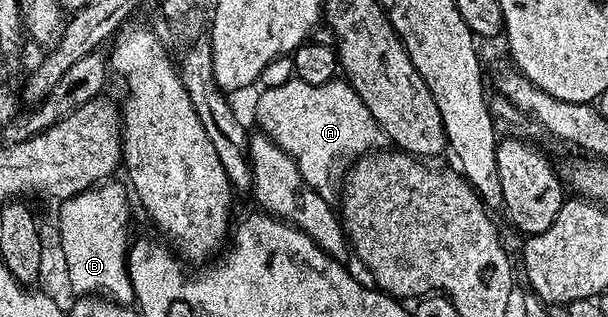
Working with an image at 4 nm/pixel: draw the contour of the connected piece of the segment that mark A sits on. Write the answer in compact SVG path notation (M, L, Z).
M290 78L282 85L276 85L268 88L263 88L256 101L256 107L254 109L256 113L256 123L263 134L269 135L274 141L274 145L278 145L282 148L287 155L298 165L298 173L302 173L302 181L306 181L306 185L310 185L316 192L320 194L324 199L332 201L337 198L338 195L338 175L336 179L336 171L343 172L345 168L349 166L353 161L360 158L361 155L367 155L377 149L383 148L386 143L386 136L382 128L379 127L378 121L374 119L370 109L366 108L366 103L362 101L357 95L357 91L347 84L345 80L335 79L330 82L323 82L322 85L307 84L306 81L302 81L298 78Z

